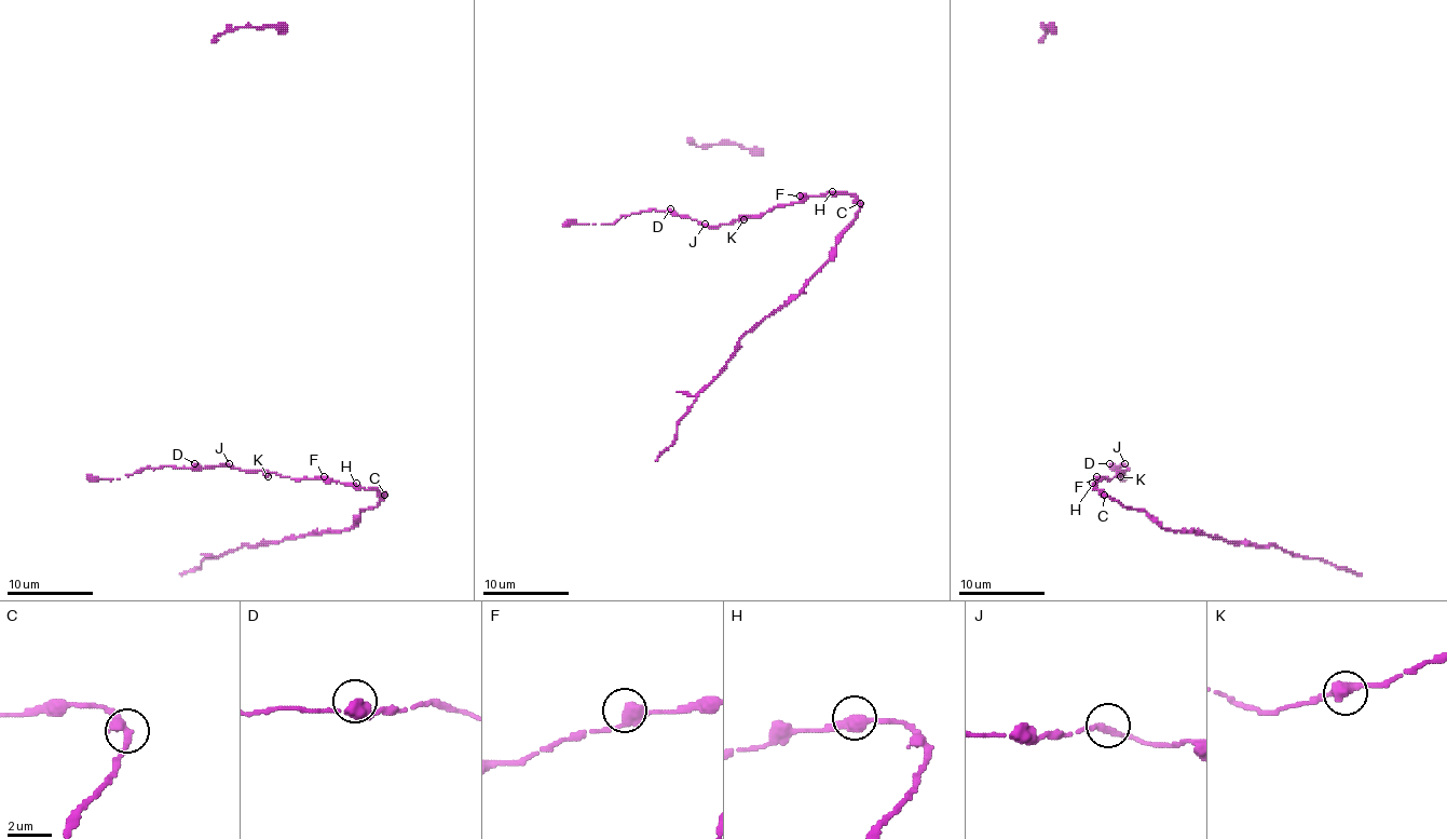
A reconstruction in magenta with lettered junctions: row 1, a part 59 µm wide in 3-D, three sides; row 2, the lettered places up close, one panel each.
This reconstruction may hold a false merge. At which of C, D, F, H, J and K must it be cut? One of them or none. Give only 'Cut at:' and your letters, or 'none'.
Cut at: C

